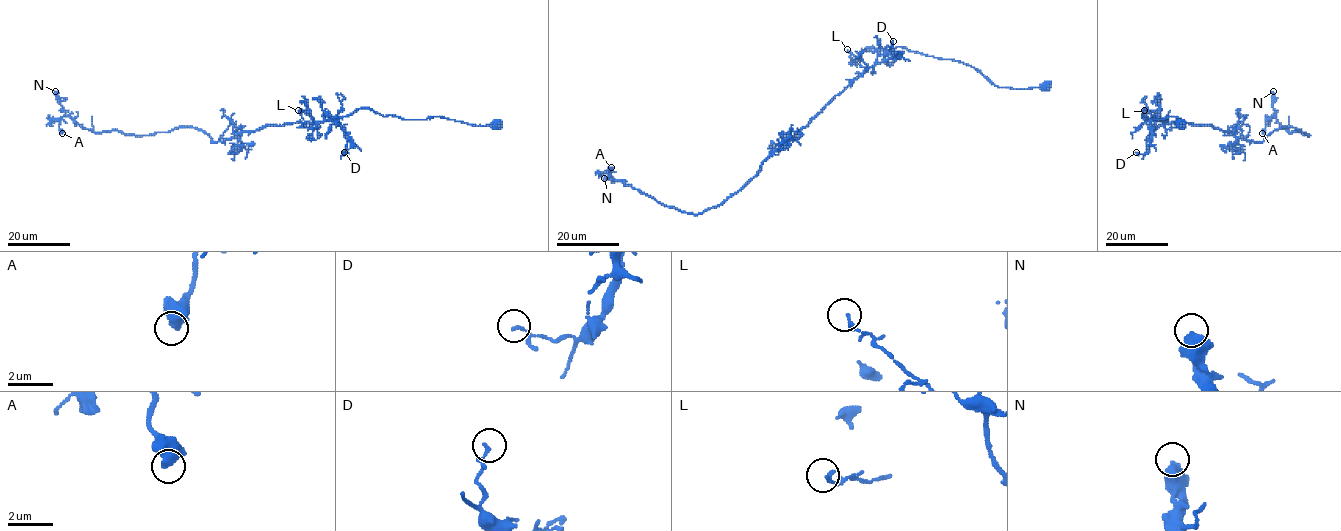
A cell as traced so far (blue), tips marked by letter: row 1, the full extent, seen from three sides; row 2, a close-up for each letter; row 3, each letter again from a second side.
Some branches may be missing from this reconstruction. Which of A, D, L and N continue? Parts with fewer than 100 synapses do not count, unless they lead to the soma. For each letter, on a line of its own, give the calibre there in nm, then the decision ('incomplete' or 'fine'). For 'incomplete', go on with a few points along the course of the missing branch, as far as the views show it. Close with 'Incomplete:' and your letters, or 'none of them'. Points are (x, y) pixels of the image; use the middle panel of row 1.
A: calibre 480 nm; fine
D: calibre 100 nm; fine
L: calibre 180 nm; fine
N: calibre 500 nm; fine
Incomplete: none of them

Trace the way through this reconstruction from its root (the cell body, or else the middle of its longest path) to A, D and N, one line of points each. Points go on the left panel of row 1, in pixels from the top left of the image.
A: (497, 125), (360, 108), (215, 143), (191, 127), (94, 132), (68, 116), (62, 133)
D: (497, 125), (472, 125), (439, 117), (403, 119), (360, 108), (336, 120), (335, 124), (344, 128), (344, 152)
N: (497, 125), (403, 119), (360, 108), (213, 143), (191, 127), (141, 135), (94, 132), (65, 114), (55, 91)

